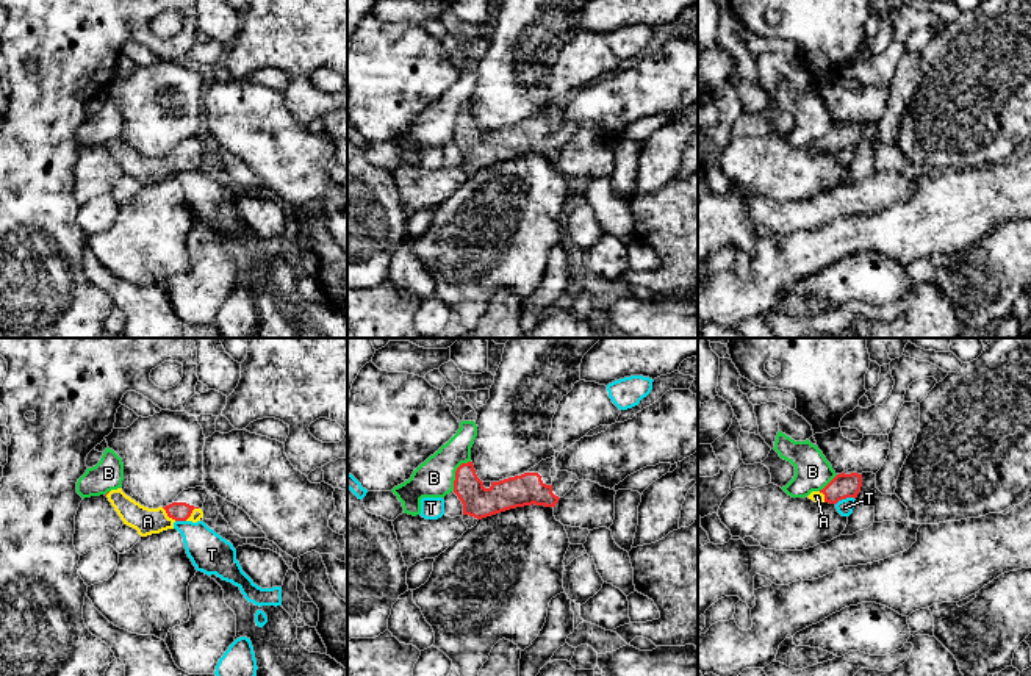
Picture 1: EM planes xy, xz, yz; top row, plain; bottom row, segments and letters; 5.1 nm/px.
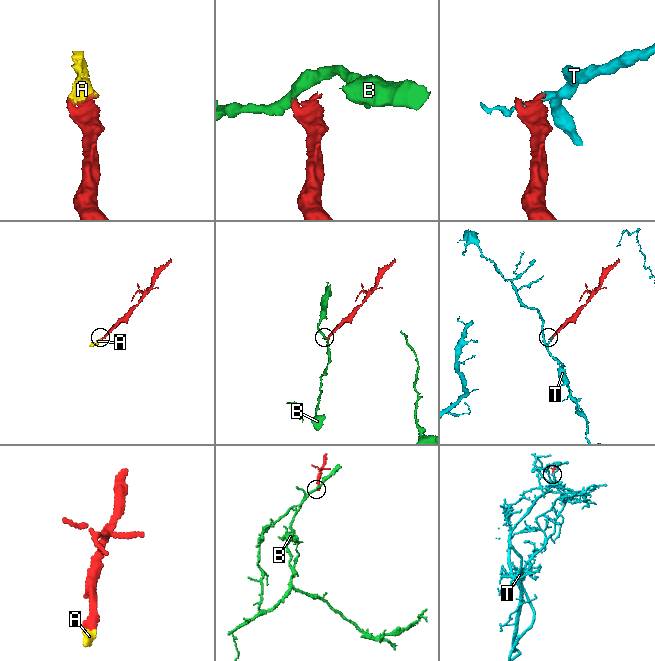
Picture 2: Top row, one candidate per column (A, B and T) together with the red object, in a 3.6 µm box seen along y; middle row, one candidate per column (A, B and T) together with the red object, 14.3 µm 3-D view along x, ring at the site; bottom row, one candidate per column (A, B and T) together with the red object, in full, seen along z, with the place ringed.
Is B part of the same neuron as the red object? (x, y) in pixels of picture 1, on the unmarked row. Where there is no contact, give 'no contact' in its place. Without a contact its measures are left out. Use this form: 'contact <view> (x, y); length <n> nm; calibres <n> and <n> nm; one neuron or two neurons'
contact xz (456, 122); length 180 nm; calibres 160 and 200 nm; two neurons

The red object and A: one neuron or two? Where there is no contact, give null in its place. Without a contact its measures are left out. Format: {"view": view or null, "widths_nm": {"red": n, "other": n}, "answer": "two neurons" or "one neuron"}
{"view": "xy", "widths_nm": {"red": 100, "other": 140}, "answer": "one neuron"}

